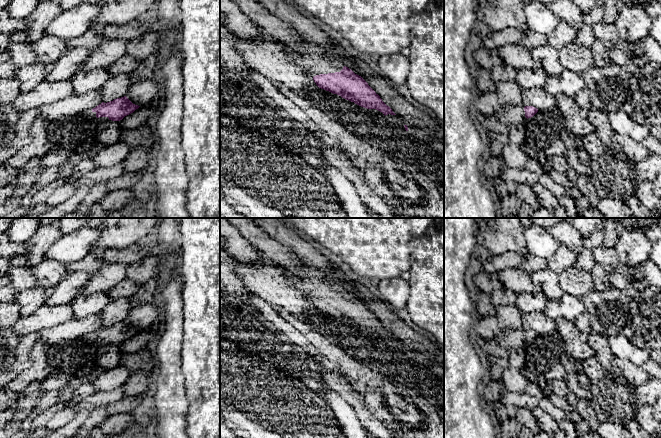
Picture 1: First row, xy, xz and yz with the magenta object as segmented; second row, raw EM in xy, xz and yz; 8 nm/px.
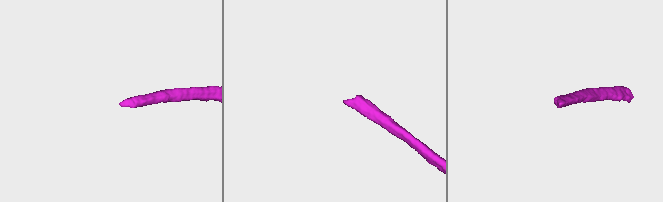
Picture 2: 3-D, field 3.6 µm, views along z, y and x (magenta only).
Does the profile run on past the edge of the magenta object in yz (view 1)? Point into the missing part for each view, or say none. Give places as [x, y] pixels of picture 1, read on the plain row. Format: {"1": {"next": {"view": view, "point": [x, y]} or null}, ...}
{"1": {"next": {"view": "yz", "point": [507, 338]}}}

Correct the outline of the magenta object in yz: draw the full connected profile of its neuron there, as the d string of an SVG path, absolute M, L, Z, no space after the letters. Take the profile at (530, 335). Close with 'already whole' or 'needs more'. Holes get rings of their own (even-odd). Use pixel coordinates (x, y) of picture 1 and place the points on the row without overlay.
M510 328L502 329L496 336L497 343L510 350L511 348L523 348L527 342L533 341L538 336L538 333L533 330L525 330L523 334L517 335L516 330Z | needs more

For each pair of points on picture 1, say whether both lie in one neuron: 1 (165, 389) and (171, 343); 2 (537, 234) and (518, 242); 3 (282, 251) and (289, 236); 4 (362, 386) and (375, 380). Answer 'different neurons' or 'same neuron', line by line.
1: same neuron
2: different neurons
3: different neurons
4: same neuron

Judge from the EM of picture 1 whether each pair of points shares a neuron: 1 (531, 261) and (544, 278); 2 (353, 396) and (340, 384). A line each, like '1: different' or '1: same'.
1: different
2: same

